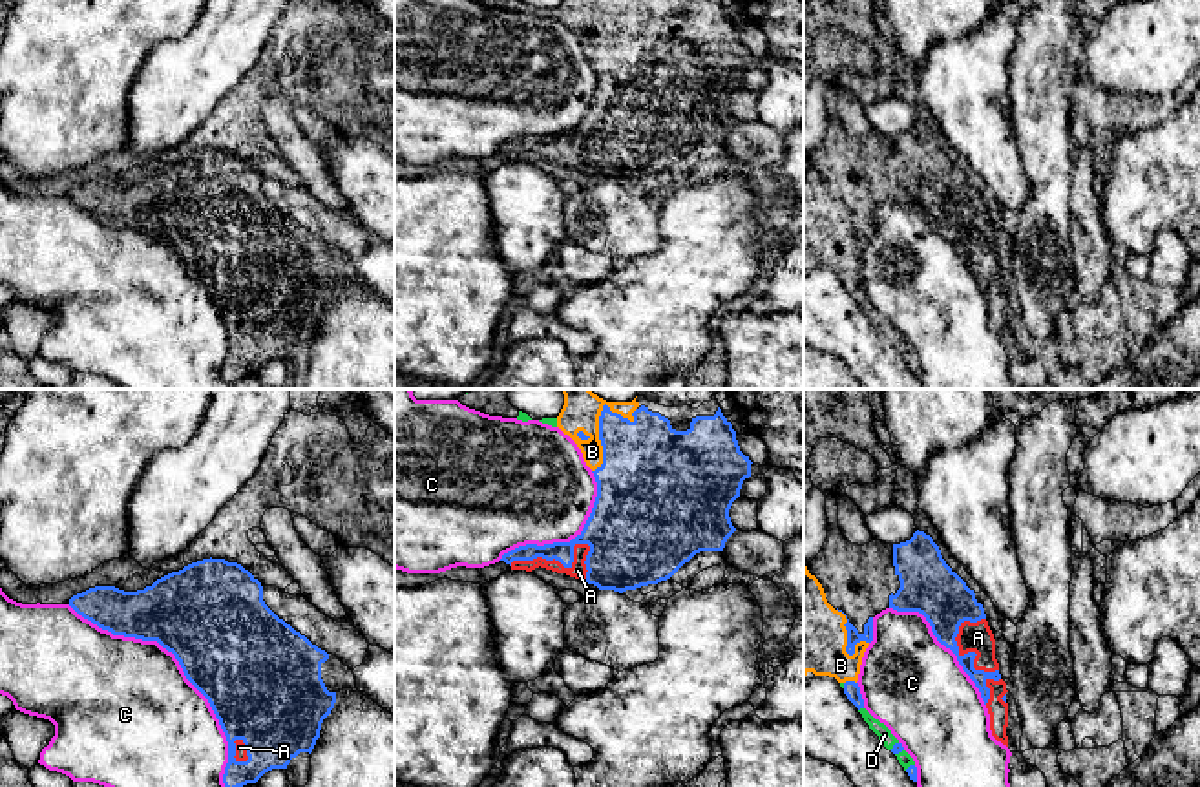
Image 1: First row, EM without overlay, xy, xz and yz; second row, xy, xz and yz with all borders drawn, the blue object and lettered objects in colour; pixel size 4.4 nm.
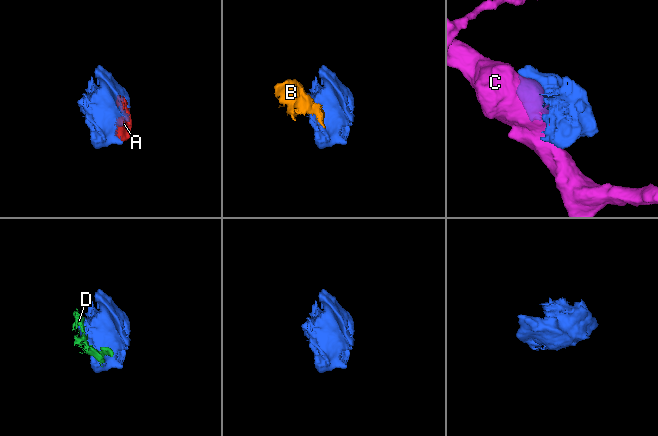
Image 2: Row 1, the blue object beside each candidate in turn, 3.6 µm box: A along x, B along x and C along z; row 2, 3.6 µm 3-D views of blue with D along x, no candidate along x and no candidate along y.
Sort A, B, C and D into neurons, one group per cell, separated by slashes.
A B D / C

